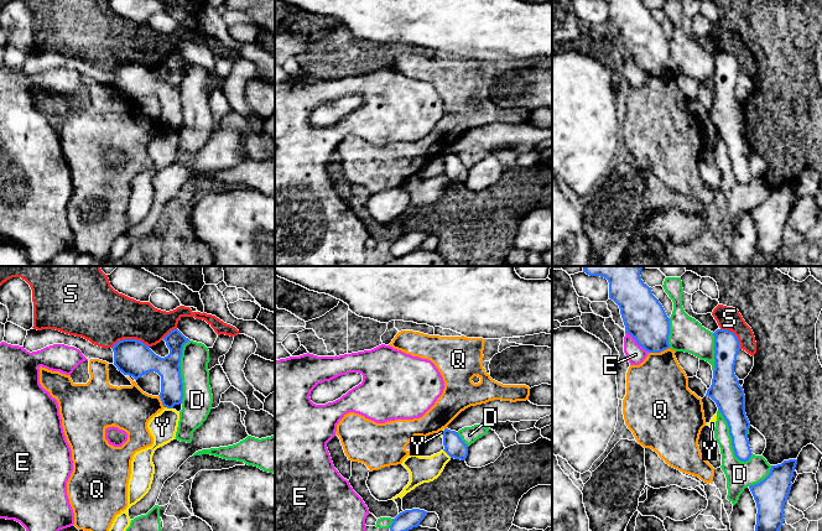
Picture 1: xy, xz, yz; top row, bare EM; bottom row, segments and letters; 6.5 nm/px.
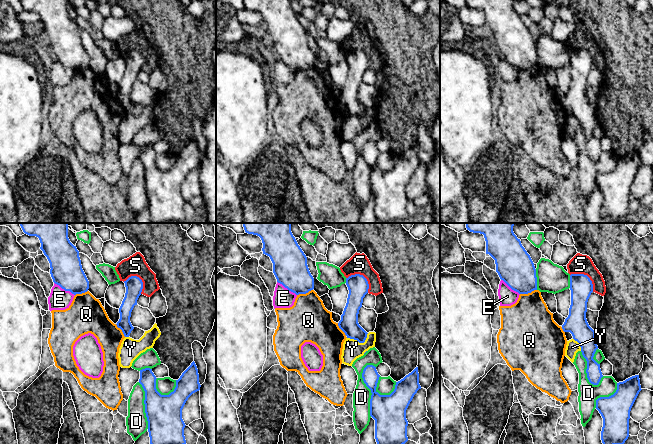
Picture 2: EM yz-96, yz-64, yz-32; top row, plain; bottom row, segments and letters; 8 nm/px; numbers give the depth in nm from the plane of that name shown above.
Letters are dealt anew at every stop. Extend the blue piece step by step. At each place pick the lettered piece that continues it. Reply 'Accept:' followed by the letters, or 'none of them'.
Accept: none of them

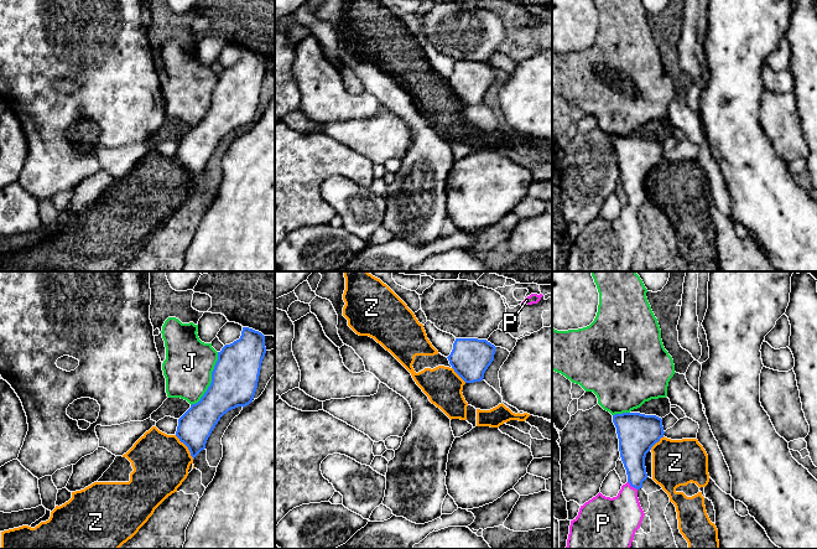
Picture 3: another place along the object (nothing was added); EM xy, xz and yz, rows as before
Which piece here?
Accept: P

